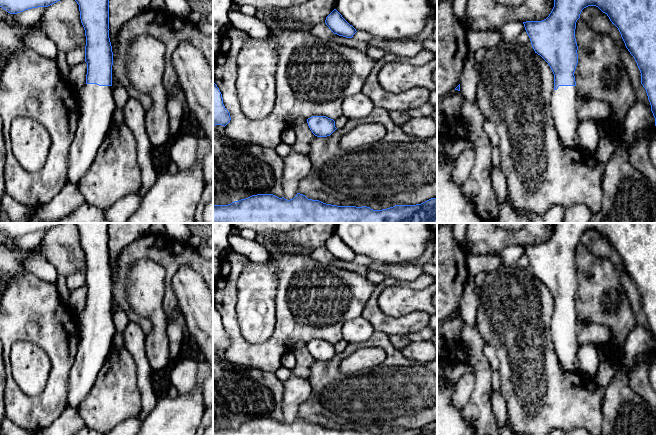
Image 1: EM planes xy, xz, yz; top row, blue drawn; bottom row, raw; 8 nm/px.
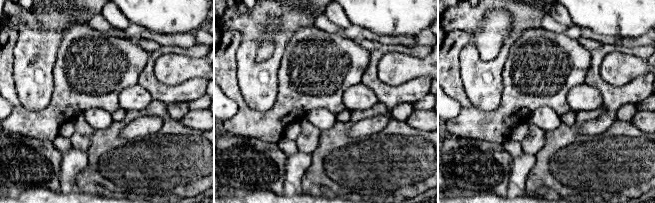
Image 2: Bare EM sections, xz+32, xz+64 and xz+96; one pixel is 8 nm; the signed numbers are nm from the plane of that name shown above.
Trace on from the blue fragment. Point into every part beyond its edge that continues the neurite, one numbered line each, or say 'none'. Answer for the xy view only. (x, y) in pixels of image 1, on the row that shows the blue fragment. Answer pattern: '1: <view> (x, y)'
1: xy (96, 105)

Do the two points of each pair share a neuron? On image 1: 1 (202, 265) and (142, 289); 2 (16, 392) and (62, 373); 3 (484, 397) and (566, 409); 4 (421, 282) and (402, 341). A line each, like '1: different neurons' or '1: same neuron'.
1: different neurons
2: same neuron
3: different neurons
4: different neurons

